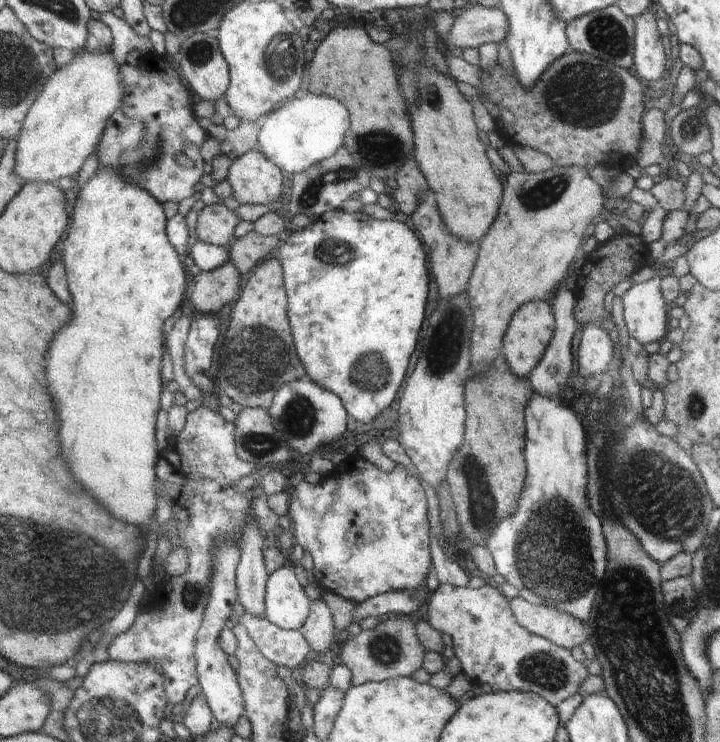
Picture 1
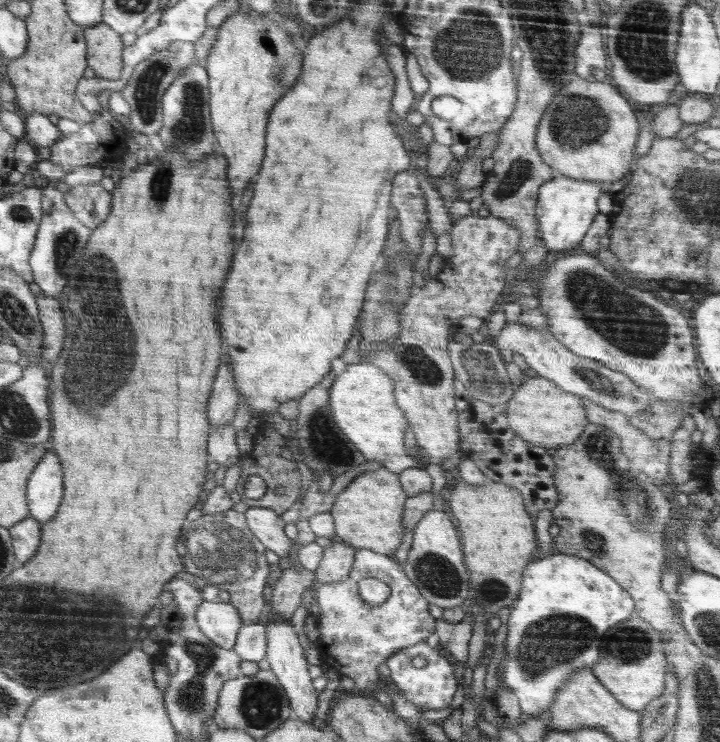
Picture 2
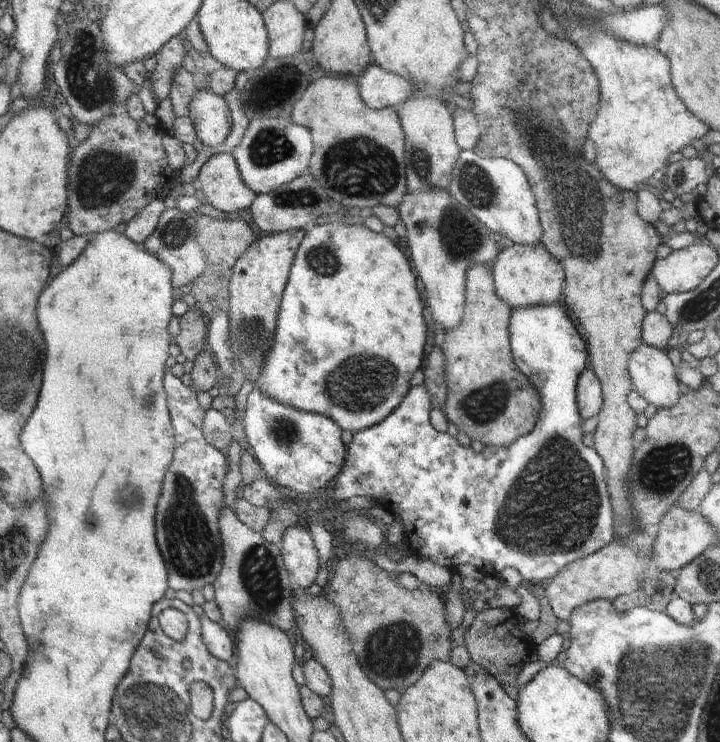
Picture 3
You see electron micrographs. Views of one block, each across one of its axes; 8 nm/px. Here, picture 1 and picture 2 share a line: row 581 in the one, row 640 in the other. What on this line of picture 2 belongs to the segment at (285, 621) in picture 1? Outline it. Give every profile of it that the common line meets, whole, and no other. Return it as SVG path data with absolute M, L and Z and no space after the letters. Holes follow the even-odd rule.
M270 618L266 624L267 651L265 658L268 660L270 671L276 676L280 686L284 690L293 718L299 718L301 722L312 724L314 712L316 712L316 692L312 688L312 678L308 676L308 664L302 654L302 646L296 638L296 632L292 630L291 621L288 618Z

